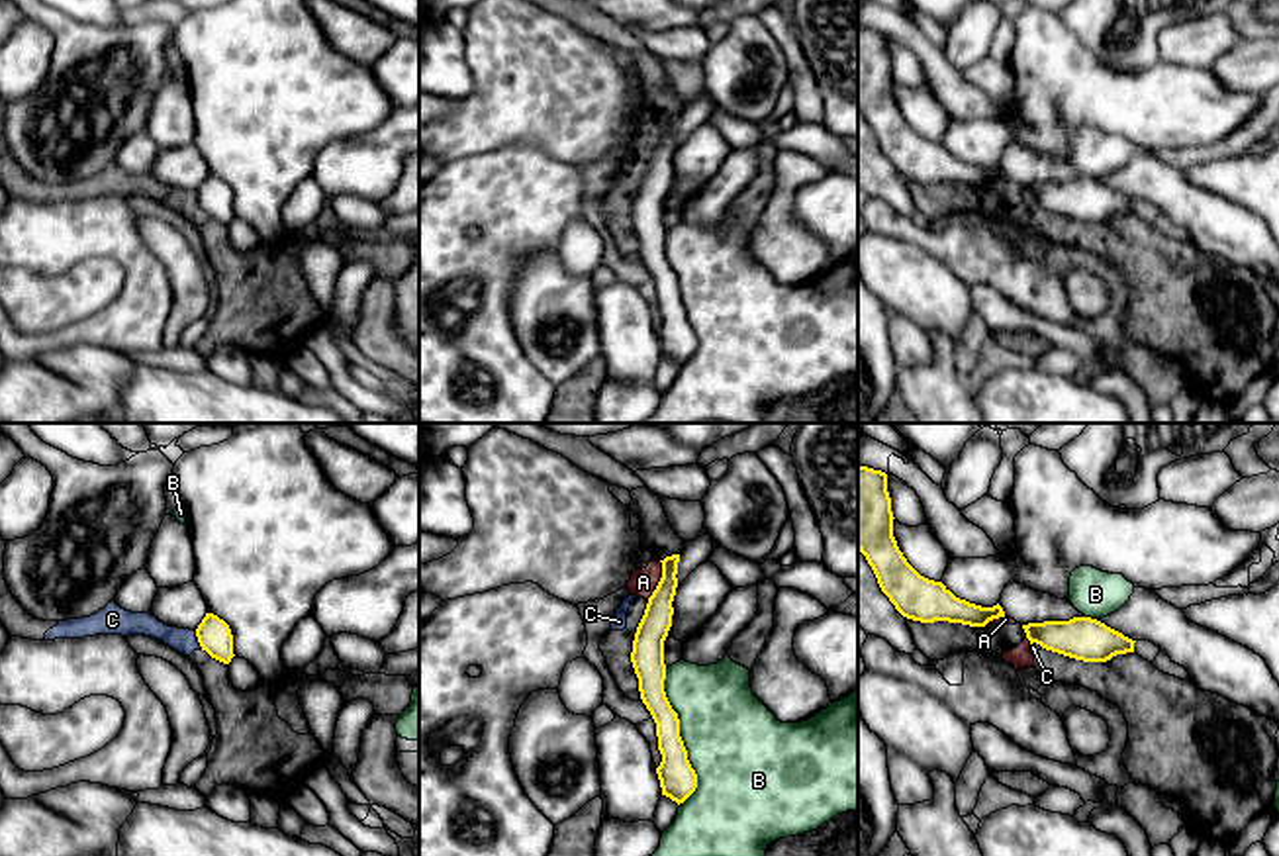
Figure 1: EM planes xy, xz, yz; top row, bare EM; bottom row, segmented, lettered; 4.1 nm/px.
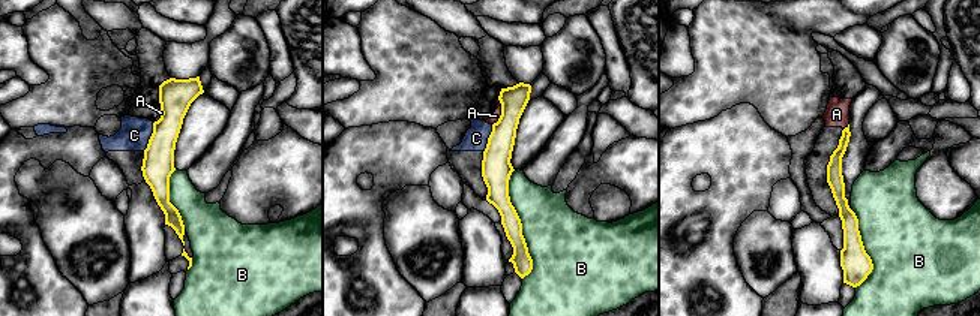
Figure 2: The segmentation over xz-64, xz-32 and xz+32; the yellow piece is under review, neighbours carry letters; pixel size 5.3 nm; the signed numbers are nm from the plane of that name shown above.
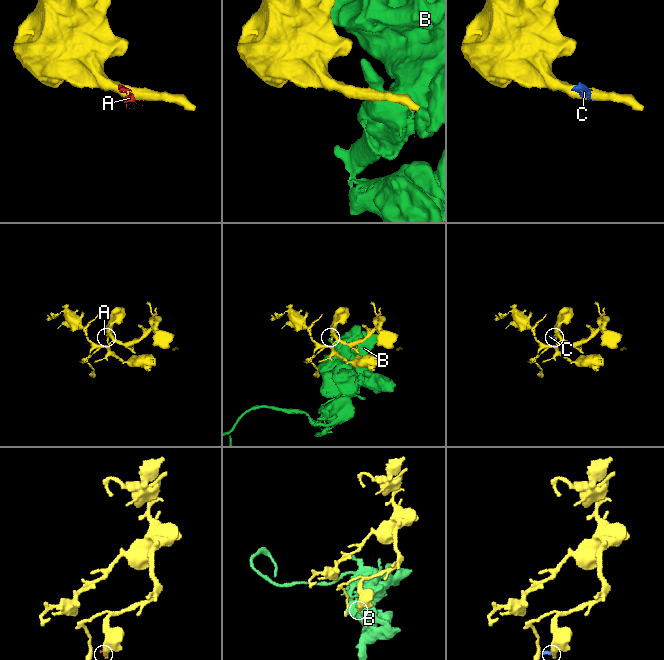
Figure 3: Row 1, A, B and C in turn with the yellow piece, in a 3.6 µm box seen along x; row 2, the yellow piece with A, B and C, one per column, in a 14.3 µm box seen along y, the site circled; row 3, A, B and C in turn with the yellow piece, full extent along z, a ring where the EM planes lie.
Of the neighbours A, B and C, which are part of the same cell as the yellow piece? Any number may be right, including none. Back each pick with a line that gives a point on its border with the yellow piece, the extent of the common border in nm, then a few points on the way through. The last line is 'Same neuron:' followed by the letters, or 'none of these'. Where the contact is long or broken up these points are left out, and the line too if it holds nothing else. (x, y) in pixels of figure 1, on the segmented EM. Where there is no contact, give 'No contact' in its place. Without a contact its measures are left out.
Same neuron: none of these

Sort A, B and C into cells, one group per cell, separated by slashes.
A C / B

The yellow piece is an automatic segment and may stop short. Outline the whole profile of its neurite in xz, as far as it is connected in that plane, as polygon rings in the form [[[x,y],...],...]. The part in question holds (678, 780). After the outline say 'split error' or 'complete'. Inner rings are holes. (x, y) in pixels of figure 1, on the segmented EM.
[[[680,554],[666,556],[660,562],[662,578],[648,597],[644,615],[637,627],[631,662],[639,678],[640,699],[656,723],[658,750],[662,754],[656,774],[662,795],[680,805],[697,787],[697,774],[687,760],[687,750],[680,737],[678,713],[672,709],[664,691],[664,641],[672,627]]]; complete

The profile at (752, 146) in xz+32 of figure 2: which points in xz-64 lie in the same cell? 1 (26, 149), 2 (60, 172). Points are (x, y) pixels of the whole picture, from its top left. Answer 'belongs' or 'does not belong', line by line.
1: belongs
2: does not belong

